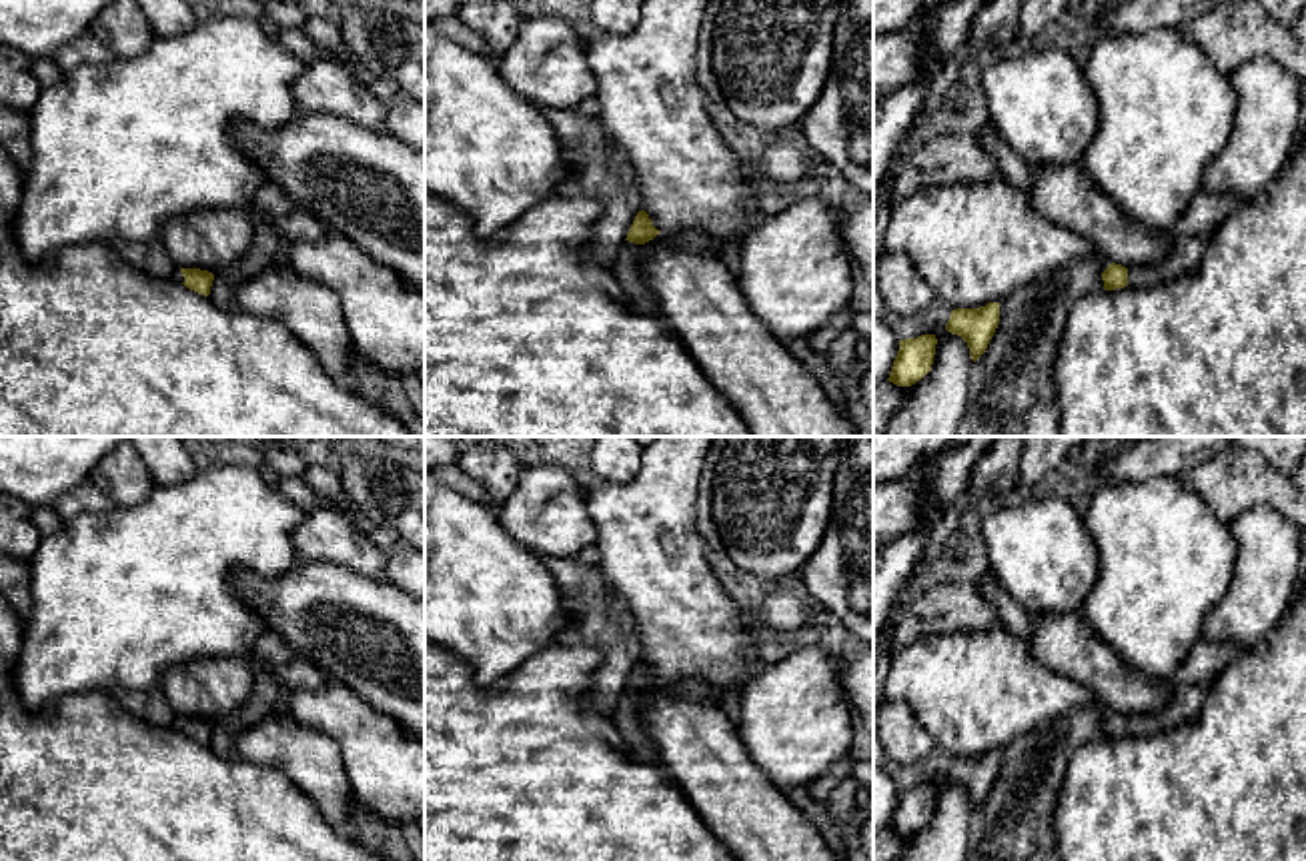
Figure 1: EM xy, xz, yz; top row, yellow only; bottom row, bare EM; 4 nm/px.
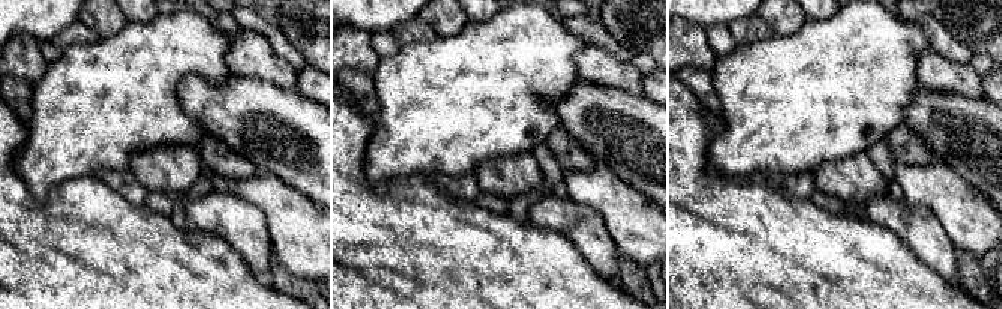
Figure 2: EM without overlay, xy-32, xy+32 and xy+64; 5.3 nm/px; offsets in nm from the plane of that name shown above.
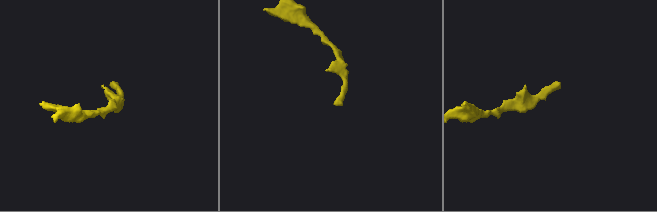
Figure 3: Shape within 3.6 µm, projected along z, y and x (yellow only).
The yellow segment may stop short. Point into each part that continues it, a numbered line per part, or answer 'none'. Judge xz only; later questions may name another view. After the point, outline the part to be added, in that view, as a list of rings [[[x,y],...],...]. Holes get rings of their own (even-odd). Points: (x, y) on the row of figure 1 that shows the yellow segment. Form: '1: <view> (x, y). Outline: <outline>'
1: xz (627, 269). Outline: [[[625,240],[619,248],[619,256],[613,266],[613,274],[615,274],[617,282],[621,284],[631,308],[637,314],[665,320],[663,312],[655,300],[655,294],[649,290],[649,286],[645,282],[641,264],[643,264],[641,244]]]

